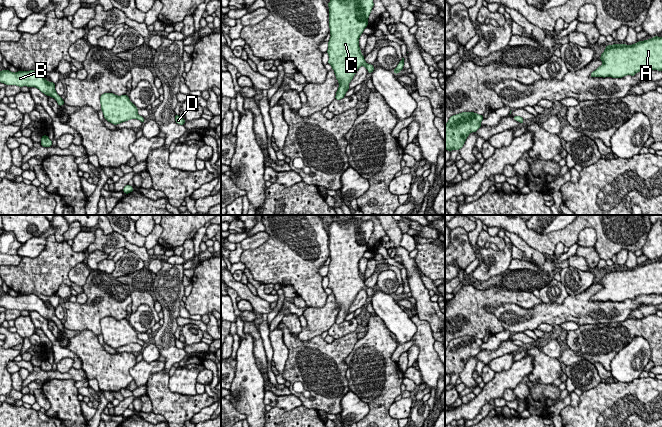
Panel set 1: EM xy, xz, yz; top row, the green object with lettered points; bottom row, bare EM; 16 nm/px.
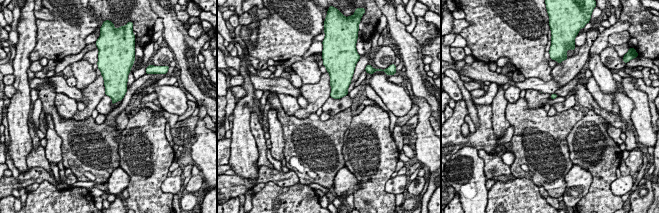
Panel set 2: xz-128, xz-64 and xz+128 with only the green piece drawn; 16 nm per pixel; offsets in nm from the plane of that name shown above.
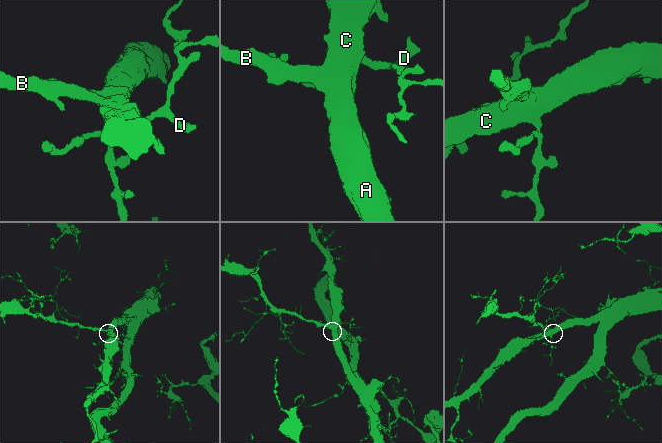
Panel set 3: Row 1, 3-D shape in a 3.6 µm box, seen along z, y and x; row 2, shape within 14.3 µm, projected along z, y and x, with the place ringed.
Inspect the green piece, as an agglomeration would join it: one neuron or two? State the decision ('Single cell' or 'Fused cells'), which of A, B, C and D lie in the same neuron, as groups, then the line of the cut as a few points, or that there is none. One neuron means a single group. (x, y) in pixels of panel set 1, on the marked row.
Single cell. Groups: A B C D. No split

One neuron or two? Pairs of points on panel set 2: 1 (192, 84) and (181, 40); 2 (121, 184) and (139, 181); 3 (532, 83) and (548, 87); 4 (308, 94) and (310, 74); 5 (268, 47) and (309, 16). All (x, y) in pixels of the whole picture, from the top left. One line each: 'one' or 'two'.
1: one
2: two
3: one
4: two
5: one

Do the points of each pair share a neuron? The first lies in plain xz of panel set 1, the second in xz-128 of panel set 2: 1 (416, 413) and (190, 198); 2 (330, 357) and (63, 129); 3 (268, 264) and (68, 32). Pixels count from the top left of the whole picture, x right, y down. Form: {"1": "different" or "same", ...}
{"1": "different", "2": "same", "3": "same"}

